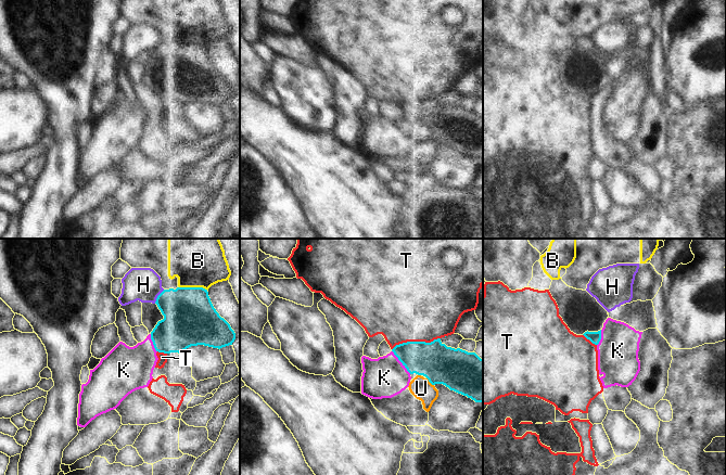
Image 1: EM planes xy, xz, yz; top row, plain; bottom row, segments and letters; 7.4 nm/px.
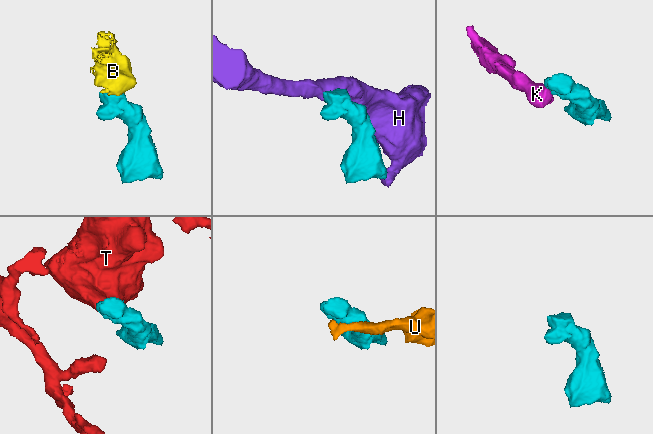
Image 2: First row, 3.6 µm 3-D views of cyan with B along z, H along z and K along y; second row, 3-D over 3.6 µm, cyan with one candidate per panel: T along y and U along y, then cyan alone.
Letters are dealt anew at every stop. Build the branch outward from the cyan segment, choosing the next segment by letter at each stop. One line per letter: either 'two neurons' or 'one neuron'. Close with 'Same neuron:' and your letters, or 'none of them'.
B: two neurons
H: two neurons
K: two neurons
T: two neurons
U: two neurons
Same neuron: none of them

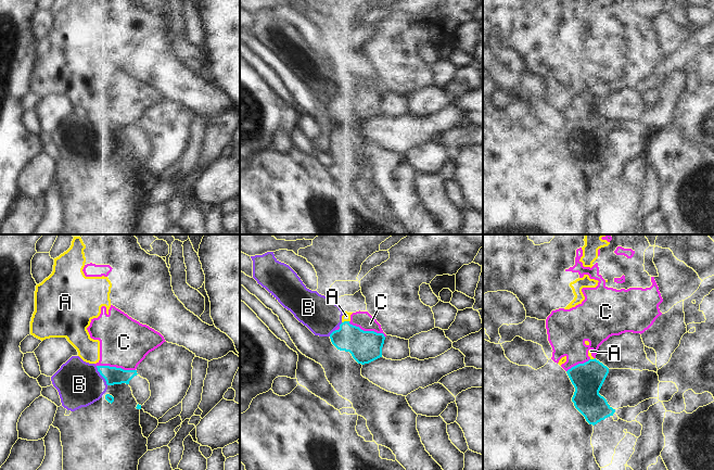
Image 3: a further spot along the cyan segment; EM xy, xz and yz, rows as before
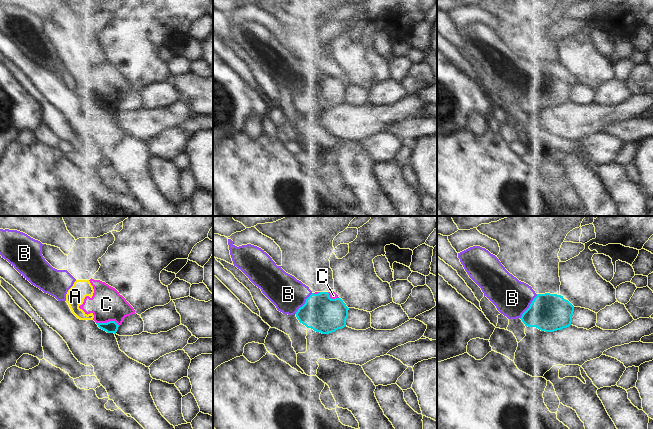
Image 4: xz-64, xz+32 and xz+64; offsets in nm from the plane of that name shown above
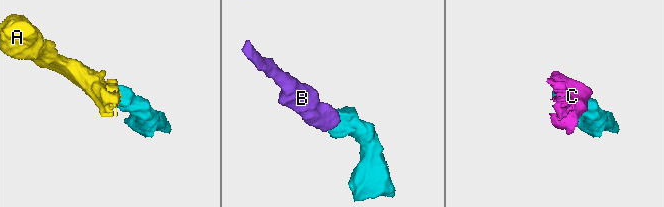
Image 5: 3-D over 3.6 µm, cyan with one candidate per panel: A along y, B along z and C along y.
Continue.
A: two neurons
B: one neuron
C: two neurons
Same neuron: B

